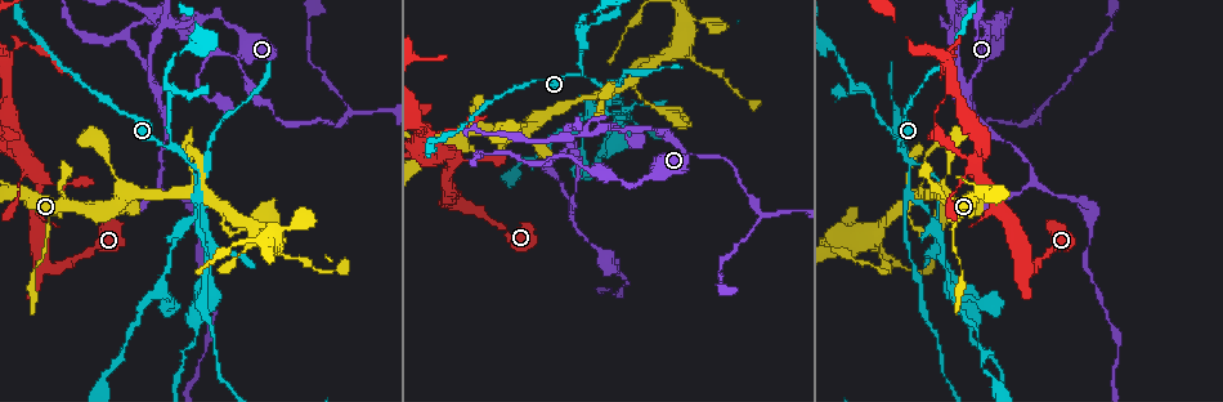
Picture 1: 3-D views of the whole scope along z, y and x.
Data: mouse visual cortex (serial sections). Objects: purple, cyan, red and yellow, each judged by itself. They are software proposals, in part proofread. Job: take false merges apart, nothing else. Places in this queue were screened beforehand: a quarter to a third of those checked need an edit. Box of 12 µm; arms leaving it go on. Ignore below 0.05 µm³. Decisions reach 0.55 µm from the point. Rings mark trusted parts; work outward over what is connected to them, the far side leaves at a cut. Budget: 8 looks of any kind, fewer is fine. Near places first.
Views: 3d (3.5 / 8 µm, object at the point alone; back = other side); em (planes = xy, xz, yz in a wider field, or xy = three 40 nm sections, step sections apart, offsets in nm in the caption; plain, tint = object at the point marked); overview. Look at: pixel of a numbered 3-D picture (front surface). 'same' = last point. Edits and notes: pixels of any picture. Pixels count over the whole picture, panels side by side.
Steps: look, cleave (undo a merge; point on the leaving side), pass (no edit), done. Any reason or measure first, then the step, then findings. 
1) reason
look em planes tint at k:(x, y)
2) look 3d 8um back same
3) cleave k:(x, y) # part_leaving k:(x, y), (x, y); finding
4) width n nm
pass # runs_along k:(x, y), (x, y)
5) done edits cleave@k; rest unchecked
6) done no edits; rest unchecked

thick turns thin
look 3d 3.5um at 1:(43, 265)

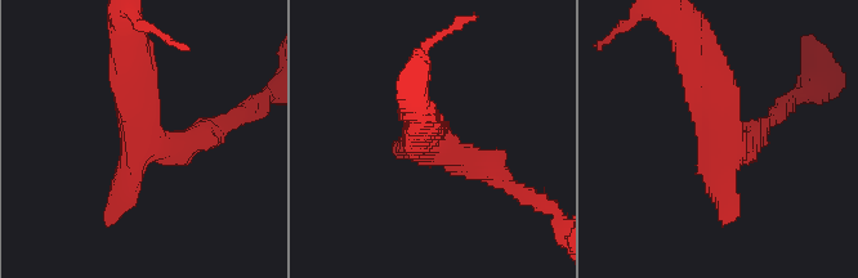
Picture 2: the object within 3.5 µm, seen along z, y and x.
pass # one cell here

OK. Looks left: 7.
look 3d 3.5um at 1:(976, 168)

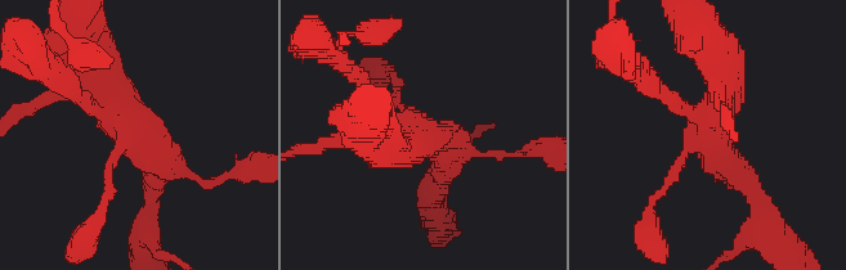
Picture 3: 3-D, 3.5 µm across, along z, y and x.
arms 4; arm_widths 150, 150, 250, 450 nm; shape alone is not enough
look em planes tint at 3:(130, 136)

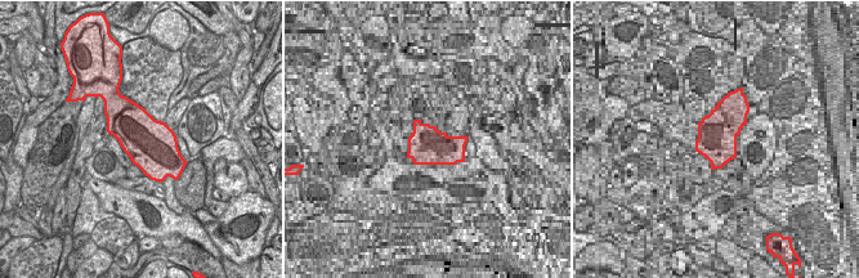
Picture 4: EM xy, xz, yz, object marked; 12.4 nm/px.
pass # runs_along 3:(151, 198), (159, 162), (92, 63); all the same cell

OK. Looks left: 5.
sudden change in width
look 3d 8um at 1:(946, 53)

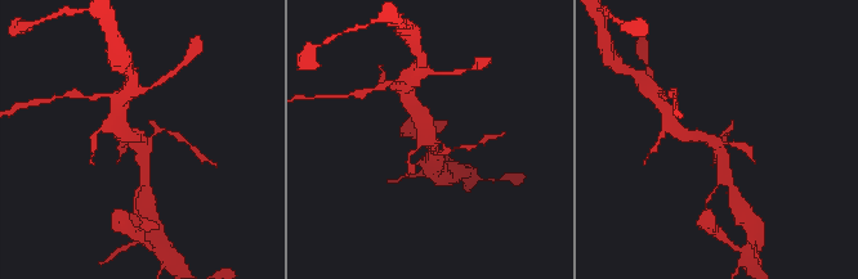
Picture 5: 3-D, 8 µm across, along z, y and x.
look 3d 3.5um at 5:(149, 137)

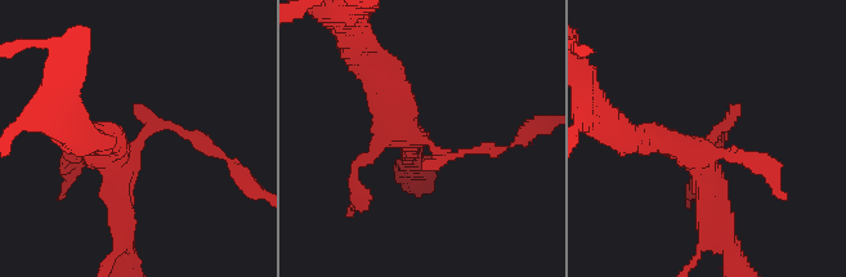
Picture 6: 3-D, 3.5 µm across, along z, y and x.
look em xy step 2 tint at 6:(422, 137)

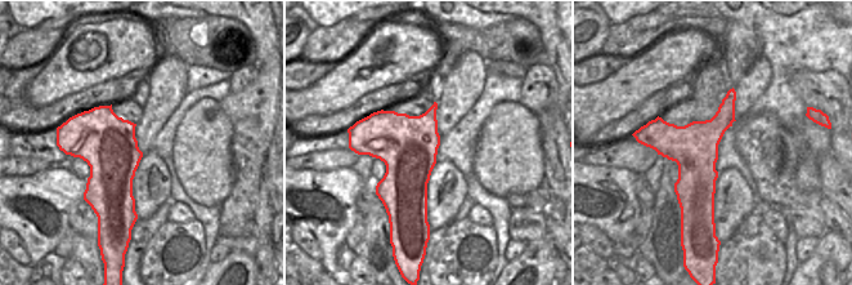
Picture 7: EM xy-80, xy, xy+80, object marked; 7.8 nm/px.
pass # runs_along 6:(125, 229), (121, 157), (165, 123), (204, 142); continuous, no second cell

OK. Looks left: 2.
narrows sharply
look 3d 3.5um back at 1:(1010, 20)

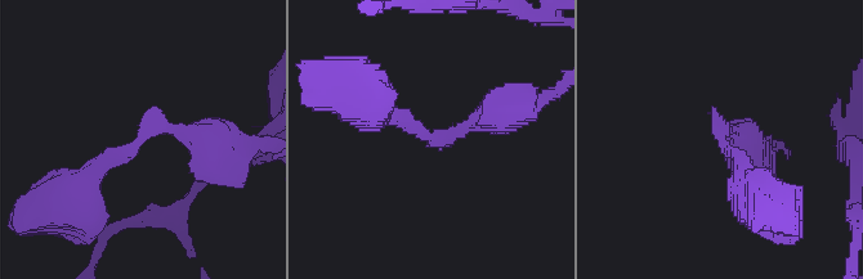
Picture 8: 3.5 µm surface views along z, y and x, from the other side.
arm_widths 250, 300 nm
look em xy step 2 tint at 8:(719, 132)

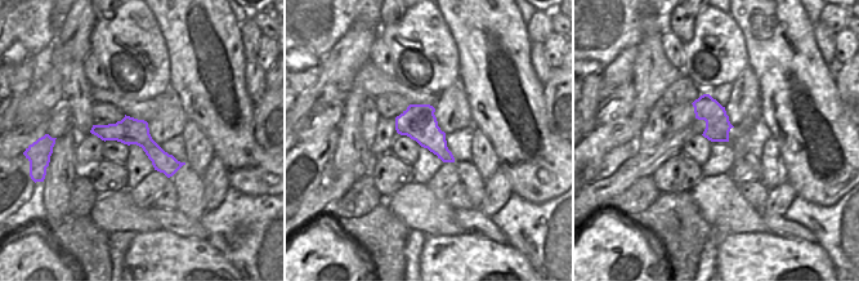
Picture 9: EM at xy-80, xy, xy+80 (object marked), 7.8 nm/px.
width 280 nm
pass # runs_along 9:(94, 130), (134, 132), (177, 165); one cell here

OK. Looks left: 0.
done no edits; rest unchecked

